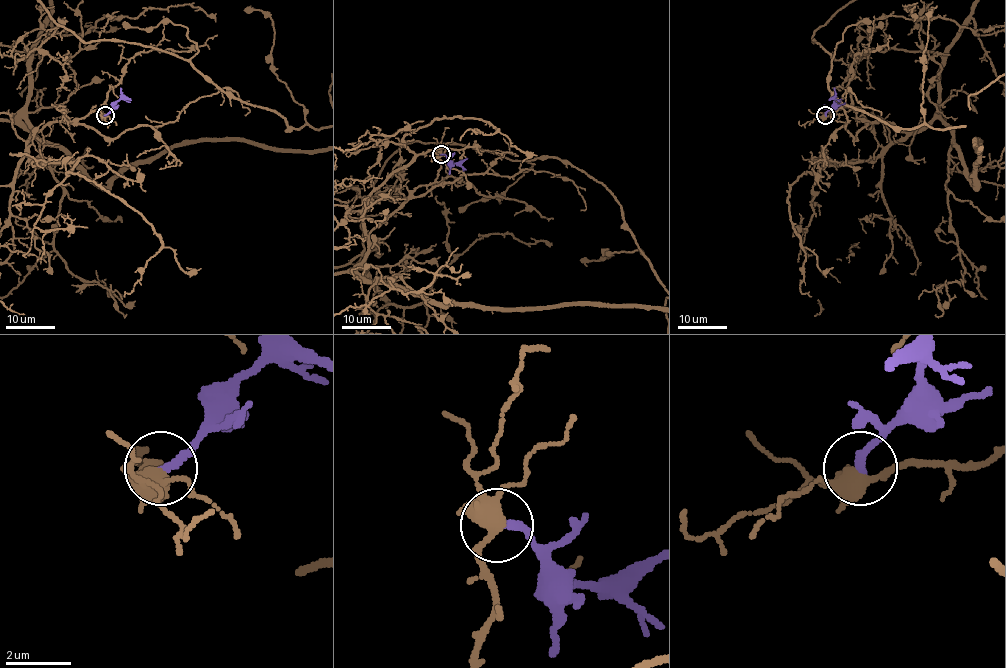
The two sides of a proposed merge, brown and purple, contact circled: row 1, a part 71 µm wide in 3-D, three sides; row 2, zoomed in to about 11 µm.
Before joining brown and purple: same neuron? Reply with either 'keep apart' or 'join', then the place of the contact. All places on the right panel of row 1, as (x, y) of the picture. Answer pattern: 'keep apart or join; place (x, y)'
keep apart; place (825, 115)

